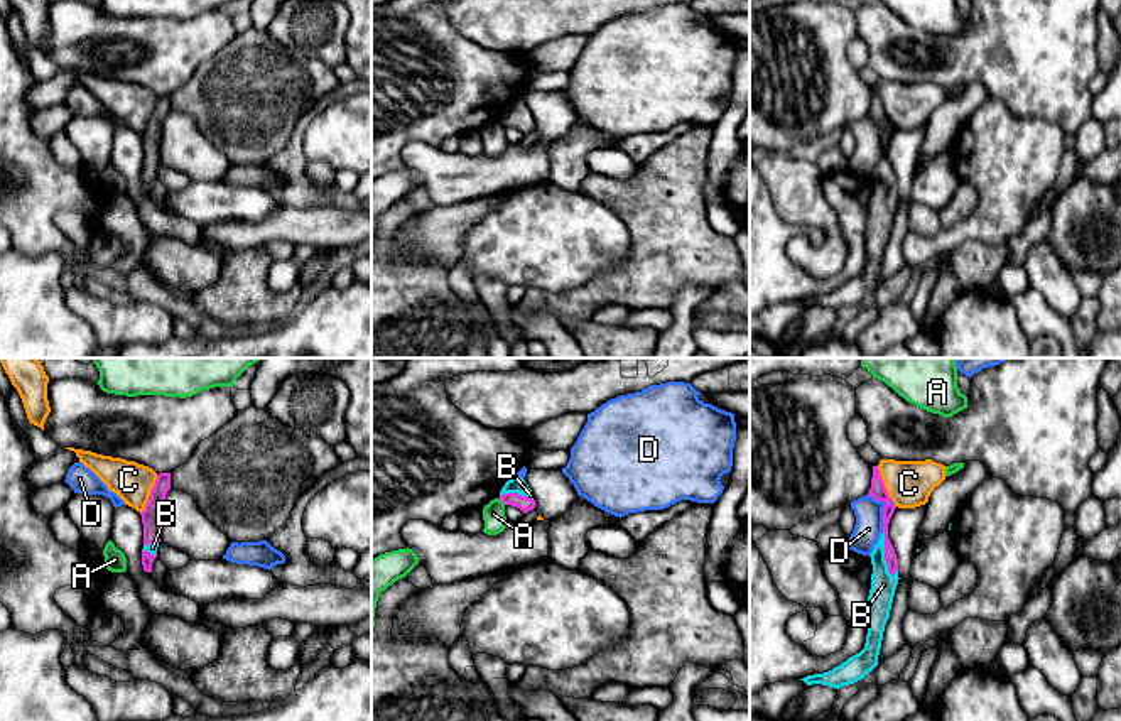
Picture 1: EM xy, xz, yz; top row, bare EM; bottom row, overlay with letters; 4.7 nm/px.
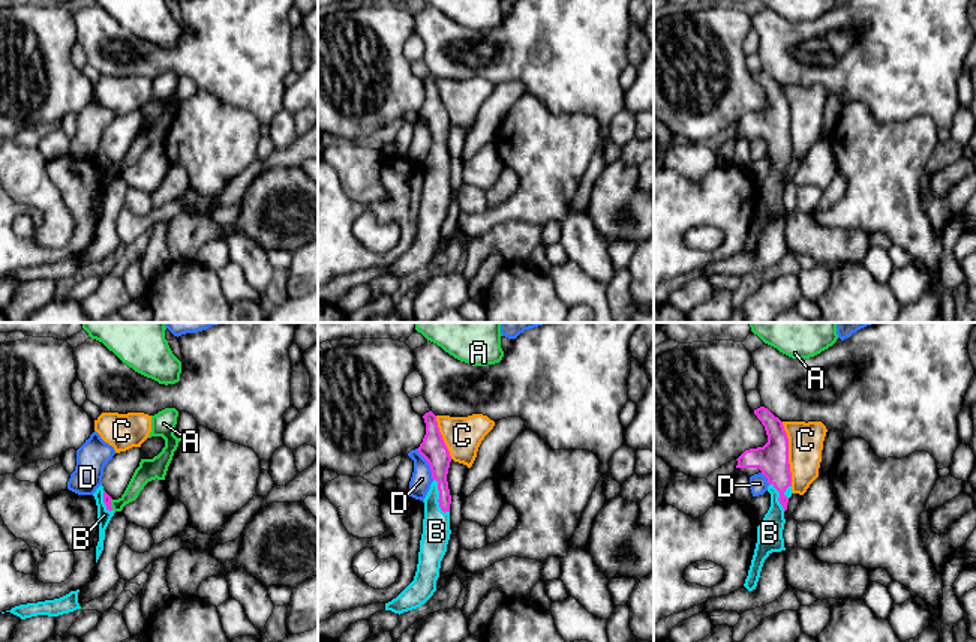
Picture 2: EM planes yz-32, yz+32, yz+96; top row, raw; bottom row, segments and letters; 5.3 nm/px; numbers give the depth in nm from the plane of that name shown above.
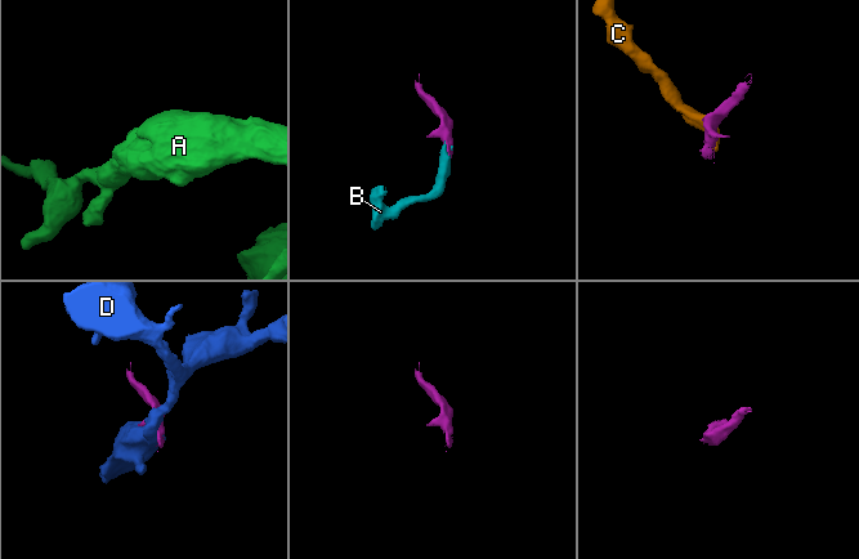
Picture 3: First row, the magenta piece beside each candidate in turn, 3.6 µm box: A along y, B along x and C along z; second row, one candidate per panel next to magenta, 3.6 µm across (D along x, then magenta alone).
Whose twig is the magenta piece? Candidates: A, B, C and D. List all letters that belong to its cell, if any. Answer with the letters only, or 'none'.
B

